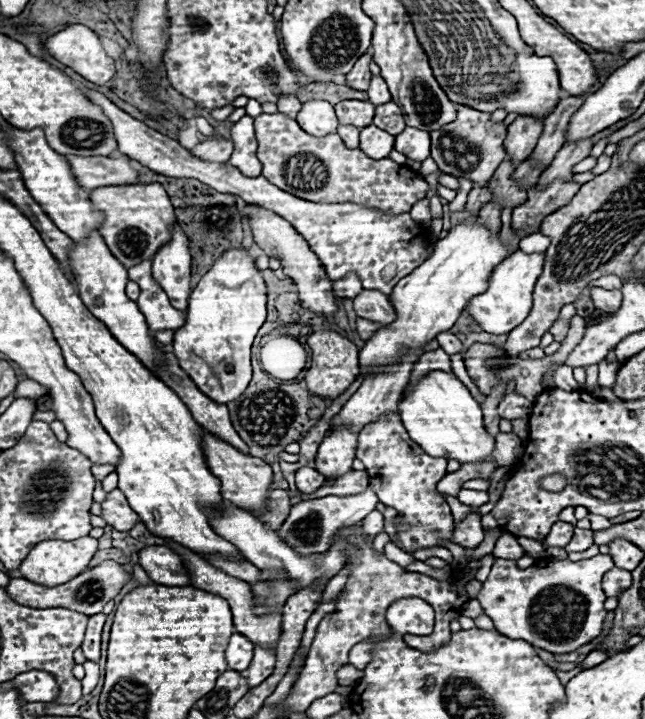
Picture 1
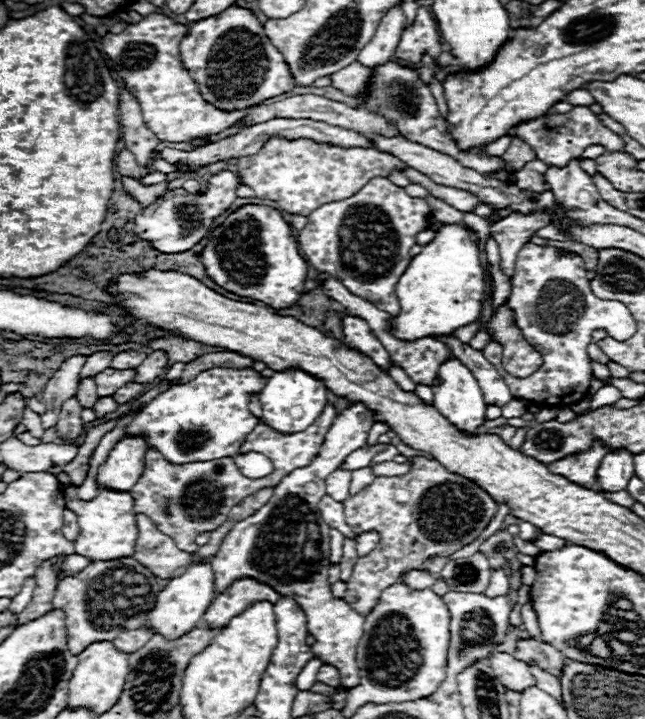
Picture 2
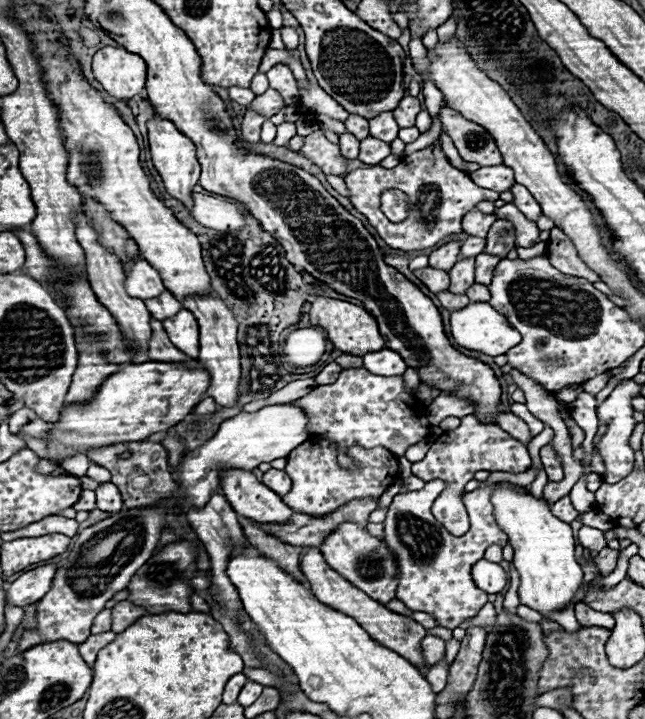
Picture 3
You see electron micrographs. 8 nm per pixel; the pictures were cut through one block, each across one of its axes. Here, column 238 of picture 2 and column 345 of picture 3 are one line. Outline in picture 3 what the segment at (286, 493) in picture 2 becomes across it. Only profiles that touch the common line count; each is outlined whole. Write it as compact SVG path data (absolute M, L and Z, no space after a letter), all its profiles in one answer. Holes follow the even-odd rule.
M342 522L336 530L332 530L332 534L324 538L324 542L320 544L320 552L338 574L348 578L352 586L366 592L372 600L386 604L392 598L396 598L396 586L398 586L396 556L394 552L388 550L388 544L384 540L370 536L366 526L354 522Z

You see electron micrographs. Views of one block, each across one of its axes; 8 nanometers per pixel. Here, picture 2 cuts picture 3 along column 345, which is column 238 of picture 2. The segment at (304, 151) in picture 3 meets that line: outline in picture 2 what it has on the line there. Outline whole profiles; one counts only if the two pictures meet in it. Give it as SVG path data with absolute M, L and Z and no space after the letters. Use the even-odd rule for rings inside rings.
M274 136L258 154L238 158L238 176L254 188L258 198L274 200L282 210L302 216L308 216L326 202L350 198L372 178L388 176L392 168L402 168L402 162L392 154L374 148L340 148L310 142L310 138L286 140Z

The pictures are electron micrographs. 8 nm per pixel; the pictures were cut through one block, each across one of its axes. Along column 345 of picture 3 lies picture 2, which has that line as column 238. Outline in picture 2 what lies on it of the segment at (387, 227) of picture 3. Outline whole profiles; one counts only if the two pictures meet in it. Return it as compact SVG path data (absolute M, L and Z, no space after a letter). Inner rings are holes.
M222 170L208 180L206 194L190 194L182 188L170 190L168 194L158 198L154 204L144 208L140 216L136 216L134 232L140 238L150 240L156 250L162 250L166 254L190 250L194 244L198 244L208 234L208 230L212 228L214 216L220 216L224 210L230 208L230 204L236 198L238 180L240 180L240 176L234 176L232 172Z

